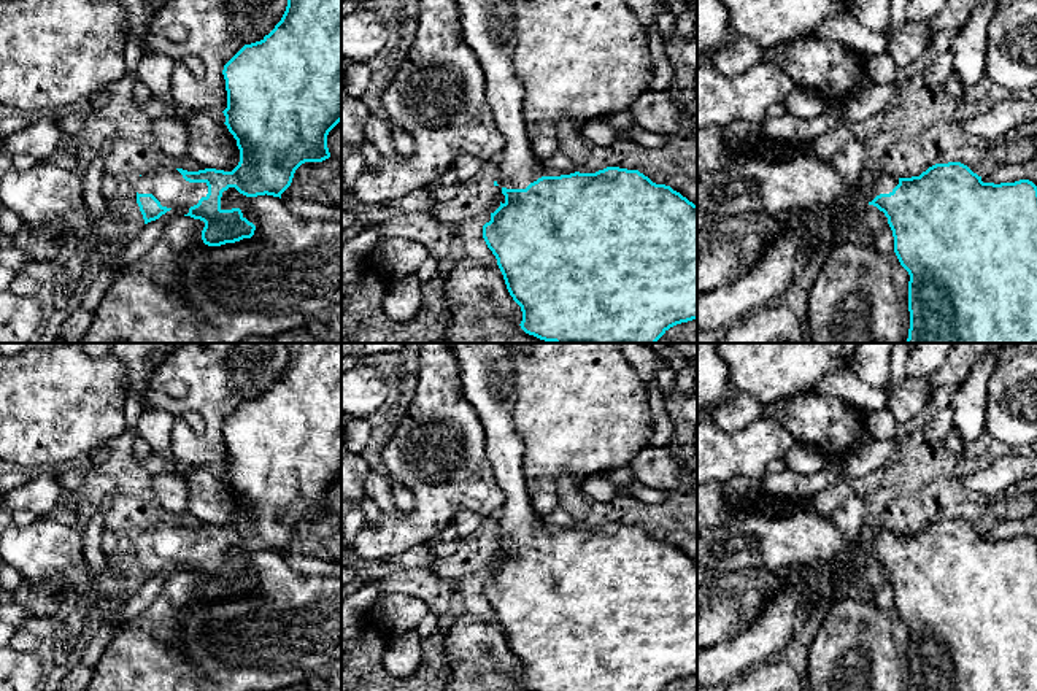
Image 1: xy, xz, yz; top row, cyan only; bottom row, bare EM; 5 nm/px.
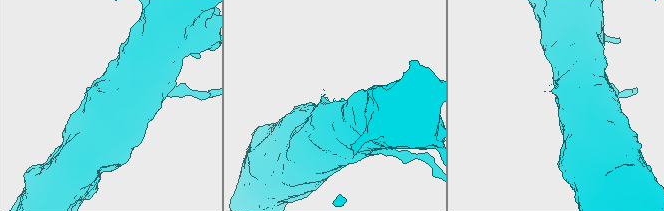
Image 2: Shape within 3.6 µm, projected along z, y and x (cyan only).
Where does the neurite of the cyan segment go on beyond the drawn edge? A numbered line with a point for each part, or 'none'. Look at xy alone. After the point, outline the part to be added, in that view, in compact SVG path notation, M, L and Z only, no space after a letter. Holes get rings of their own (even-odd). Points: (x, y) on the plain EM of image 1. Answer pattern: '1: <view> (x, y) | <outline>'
1: xy (167, 540) | M156 523L140 532L138 550L152 550L162 562L191 564L206 553L206 539L189 539L176 524Z

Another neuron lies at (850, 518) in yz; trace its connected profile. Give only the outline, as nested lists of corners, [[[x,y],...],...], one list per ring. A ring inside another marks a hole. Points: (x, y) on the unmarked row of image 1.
[[[858,496],[848,497],[834,513],[821,516],[842,531],[850,543],[856,543],[862,534],[867,516],[864,513],[865,500]]]

